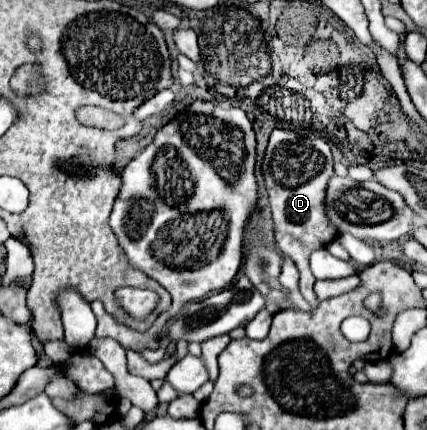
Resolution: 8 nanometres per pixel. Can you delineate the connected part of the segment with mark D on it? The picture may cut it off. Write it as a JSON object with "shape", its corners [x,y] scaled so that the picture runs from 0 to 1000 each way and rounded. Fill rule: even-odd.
{"shape":[[[639,300],[611,388],[616,388],[616,416],[639,495],[644,565],[696,616],[710,649],[700,658],[700,677],[710,681],[728,719],[738,719],[747,709],[747,695],[738,691],[733,677],[738,644],[728,640],[724,626],[724,588],[733,579],[766,570],[789,547],[789,537],[780,537],[780,528],[756,500],[761,435],[780,402],[775,347],[756,319],[700,319],[696,309],[667,309],[658,300]]]}

